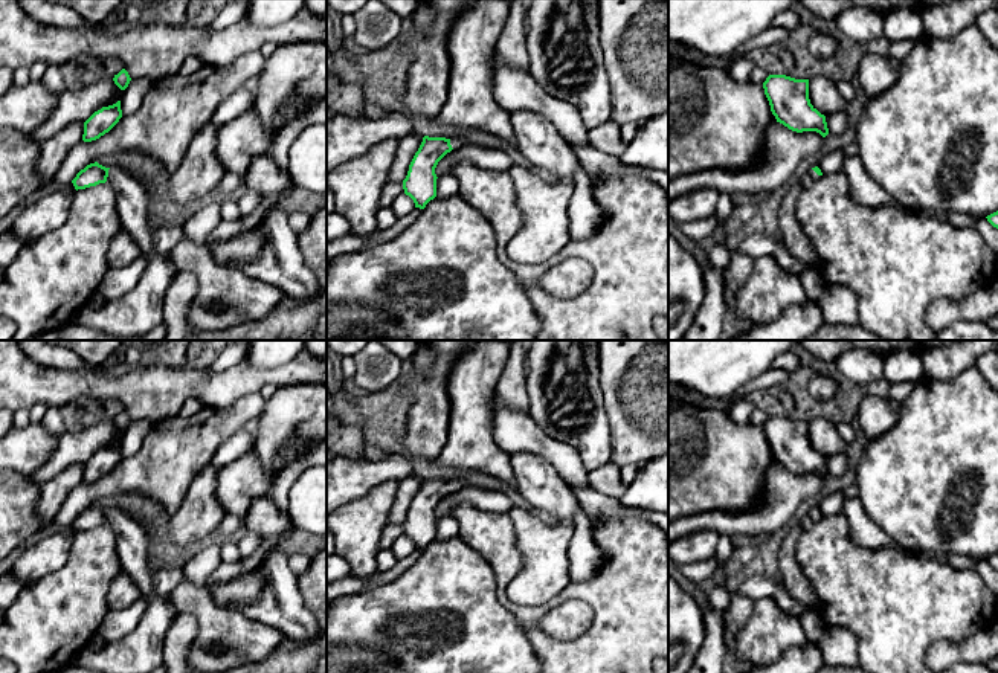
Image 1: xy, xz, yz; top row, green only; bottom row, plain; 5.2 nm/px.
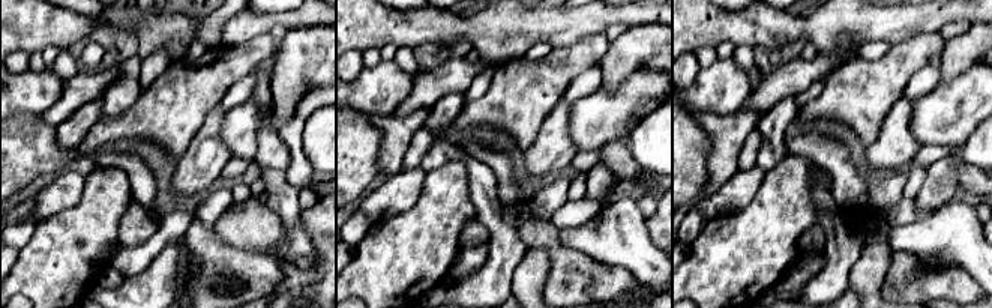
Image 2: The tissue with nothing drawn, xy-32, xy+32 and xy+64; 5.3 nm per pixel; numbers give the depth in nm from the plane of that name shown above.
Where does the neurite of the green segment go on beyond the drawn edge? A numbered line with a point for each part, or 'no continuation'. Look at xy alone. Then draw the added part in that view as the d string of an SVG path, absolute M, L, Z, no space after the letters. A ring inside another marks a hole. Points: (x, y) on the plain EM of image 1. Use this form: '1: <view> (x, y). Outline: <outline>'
1: xy (142, 650). Outline: M118 510L108 511L107 525L114 531L122 568L148 598L148 607L131 633L101 650L82 649L73 662L98 673L151 673L165 664L165 638L179 612L154 588L145 528Z

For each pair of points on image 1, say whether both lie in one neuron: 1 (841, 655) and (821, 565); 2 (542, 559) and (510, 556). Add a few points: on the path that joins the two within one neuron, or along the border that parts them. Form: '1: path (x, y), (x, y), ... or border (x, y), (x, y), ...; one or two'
1: border (826, 626), (846, 627), (855, 638), (858, 655); two
2: border (513, 522), (524, 568), (505, 589); two

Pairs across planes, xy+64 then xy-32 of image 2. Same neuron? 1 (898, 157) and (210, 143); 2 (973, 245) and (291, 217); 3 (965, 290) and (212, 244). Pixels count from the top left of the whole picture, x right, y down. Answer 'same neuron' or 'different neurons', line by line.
1: same neuron
2: same neuron
3: same neuron

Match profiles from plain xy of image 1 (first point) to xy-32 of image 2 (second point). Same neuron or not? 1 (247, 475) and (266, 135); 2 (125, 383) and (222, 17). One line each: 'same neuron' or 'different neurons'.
1: different neurons
2: different neurons

